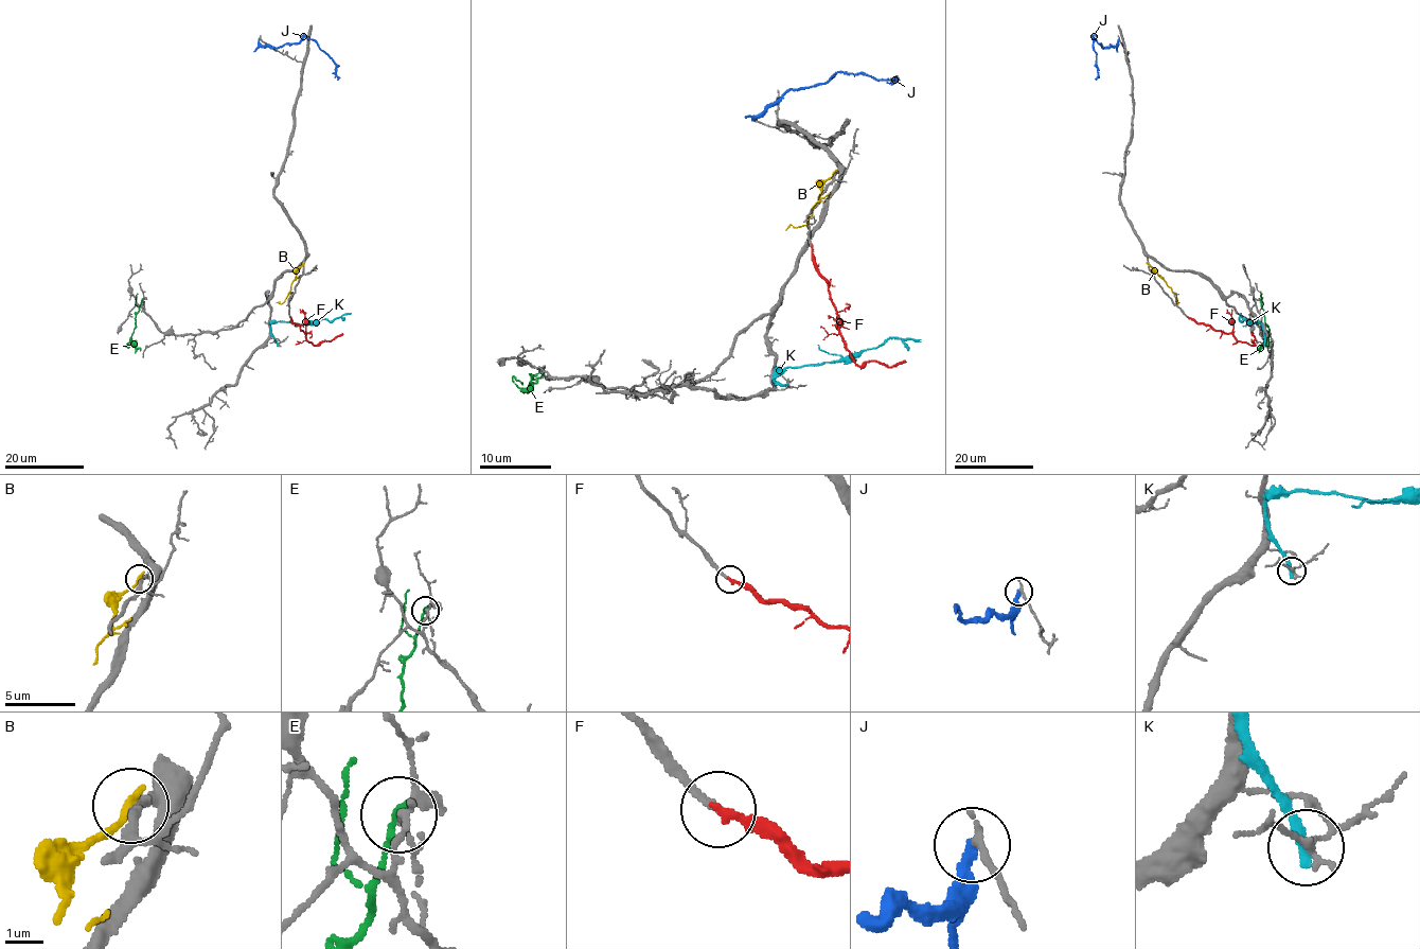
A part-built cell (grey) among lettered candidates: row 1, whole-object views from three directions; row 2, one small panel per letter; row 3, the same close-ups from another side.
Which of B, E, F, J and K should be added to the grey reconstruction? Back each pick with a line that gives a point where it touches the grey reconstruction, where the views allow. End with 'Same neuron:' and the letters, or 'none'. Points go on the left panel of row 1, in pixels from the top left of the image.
F: contact (290, 317)
Same neuron: F

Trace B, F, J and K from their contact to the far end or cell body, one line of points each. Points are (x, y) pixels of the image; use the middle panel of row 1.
B: (834, 174), (821, 186), (820, 200), (813, 208), (808, 224), (785, 229)
F: (811, 245), (811, 260), (829, 288), (839, 333), (852, 357), (859, 365), (881, 362), (891, 367), (906, 362)
J: (753, 120), (787, 91), (826, 84), (836, 73), (866, 73), (893, 83), (897, 78)
K: (787, 385), (775, 381), (787, 369), (826, 362), (852, 362), (888, 340), (906, 338), (920, 341)

